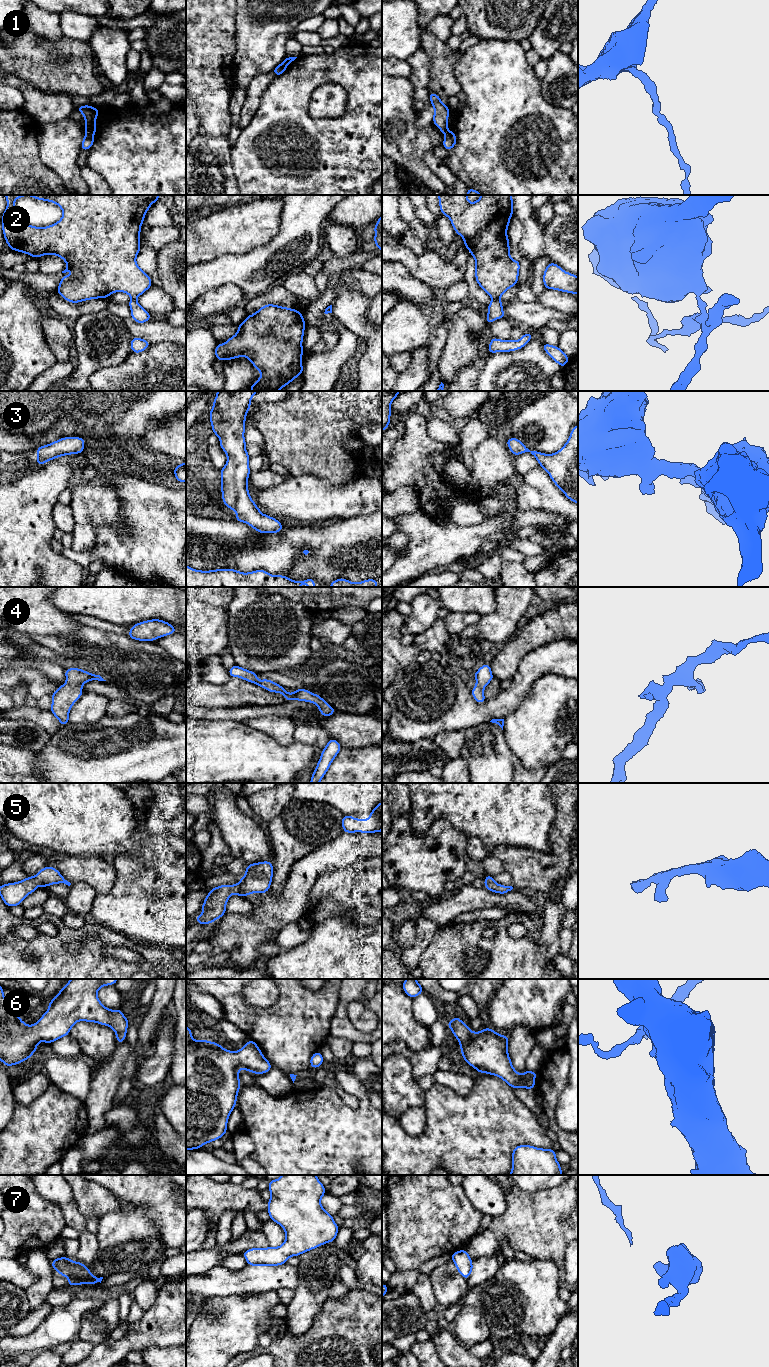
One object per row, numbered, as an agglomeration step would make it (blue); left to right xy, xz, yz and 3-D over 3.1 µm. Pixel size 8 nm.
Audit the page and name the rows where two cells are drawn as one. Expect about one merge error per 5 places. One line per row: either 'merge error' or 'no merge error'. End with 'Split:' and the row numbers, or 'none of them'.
1: merge error
2: merge error
3: no merge error
4: no merge error
5: no merge error
6: no merge error
7: merge error
Split: 1, 2, 7

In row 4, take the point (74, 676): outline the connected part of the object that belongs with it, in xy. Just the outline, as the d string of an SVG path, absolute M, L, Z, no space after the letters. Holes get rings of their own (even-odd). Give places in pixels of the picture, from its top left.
M80 668L65 669L66 683L60 685L51 694L50 711L59 720L61 726L69 722L69 712L74 703L82 696L82 686L92 680L106 681L100 675L89 673Z

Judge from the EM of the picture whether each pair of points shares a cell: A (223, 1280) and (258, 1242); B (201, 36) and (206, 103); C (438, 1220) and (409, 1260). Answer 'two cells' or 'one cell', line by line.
A: two cells
B: one cell
C: one cell

